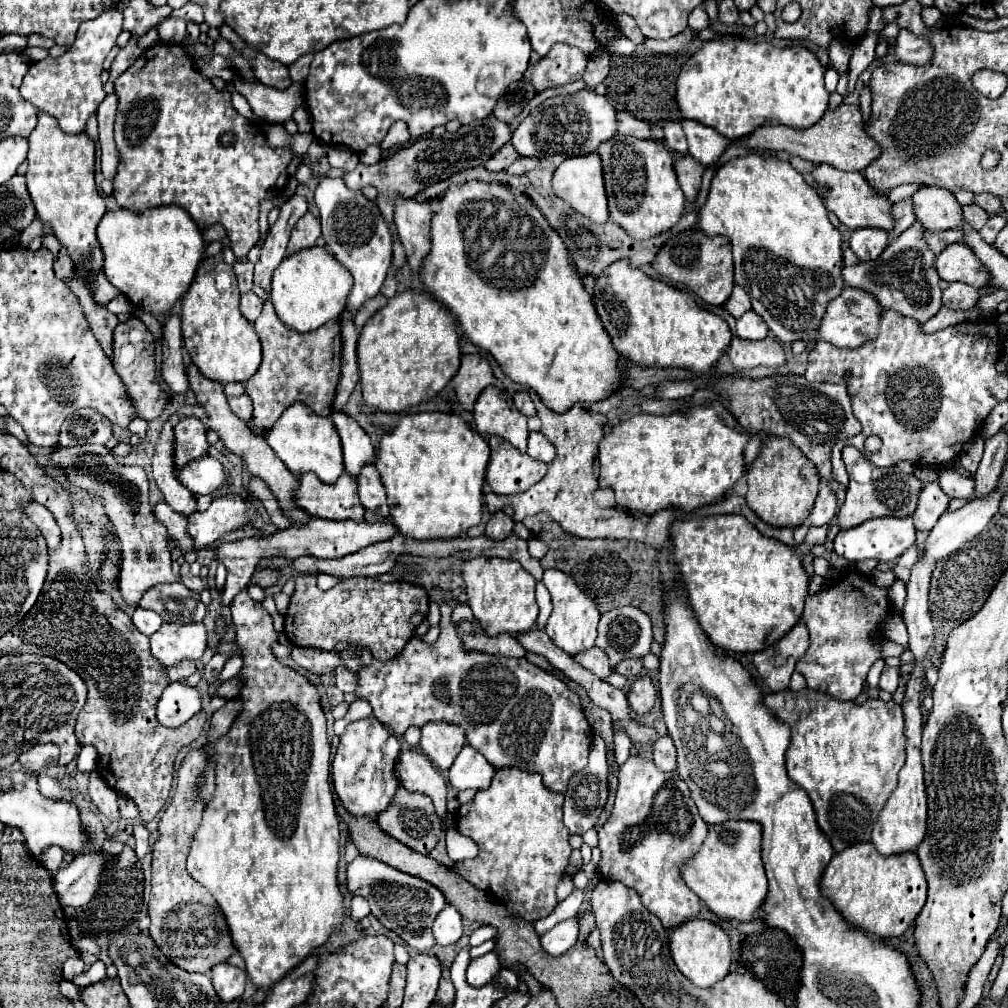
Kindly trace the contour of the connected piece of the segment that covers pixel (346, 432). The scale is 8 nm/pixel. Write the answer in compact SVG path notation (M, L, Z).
M333 413L331 415L337 433L343 443L343 457L345 457L345 471L353 477L361 473L361 467L365 463L373 463L375 449L371 445L369 435L359 427L357 421L353 421L345 413Z

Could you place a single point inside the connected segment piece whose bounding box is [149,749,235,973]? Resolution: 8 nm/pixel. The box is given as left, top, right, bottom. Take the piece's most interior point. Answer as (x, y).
(187, 925)

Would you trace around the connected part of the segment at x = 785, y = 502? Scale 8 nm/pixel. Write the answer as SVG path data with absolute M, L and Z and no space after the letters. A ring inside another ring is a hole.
M769 435L763 443L759 455L749 465L747 471L747 485L749 491L745 495L747 505L769 525L785 525L785 527L797 527L809 517L809 511L813 509L817 491L819 491L819 471L817 467L805 459L805 455L789 443L789 439L781 439L775 435Z

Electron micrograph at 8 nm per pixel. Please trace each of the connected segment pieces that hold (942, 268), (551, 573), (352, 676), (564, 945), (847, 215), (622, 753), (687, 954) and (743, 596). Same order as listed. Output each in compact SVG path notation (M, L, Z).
M949 245L943 253L937 257L937 273L945 281L961 281L971 287L987 287L989 273L985 267L981 267L981 261L969 251L969 247L961 245Z
M547 569L543 575L543 583L553 599L553 613L545 627L551 641L569 655L577 655L583 649L591 649L597 637L597 623L599 623L599 611L593 599L585 591L581 591L581 587L569 575L557 569Z
M339 663L337 669L335 669L335 685L337 685L337 689L341 689L343 693L355 693L355 689L357 689L355 681L357 681L357 673Z
M571 917L557 923L551 931L541 935L541 945L549 955L559 957L575 945L577 935L579 935L579 917Z
M819 165L813 171L813 177L819 185L823 185L827 189L825 207L829 211L833 211L839 217L839 221L845 223L849 229L873 227L873 229L893 231L893 215L891 215L893 203L887 199L885 193L873 191L861 173L847 173L847 171L839 171L831 165Z
M613 727L615 729L615 761L619 765L623 765L629 757L629 749L631 749L631 741L627 739L625 731L621 731L619 727Z
M693 919L693 921L685 921L679 927L675 927L669 935L669 949L671 949L671 957L677 965L677 969L689 979L693 981L697 987L713 987L717 981L721 981L731 967L731 945L729 945L729 937L727 933L705 919Z
M743 515L675 521L671 557L687 585L689 603L707 637L731 653L757 653L799 623L809 577L791 547L761 535Z

